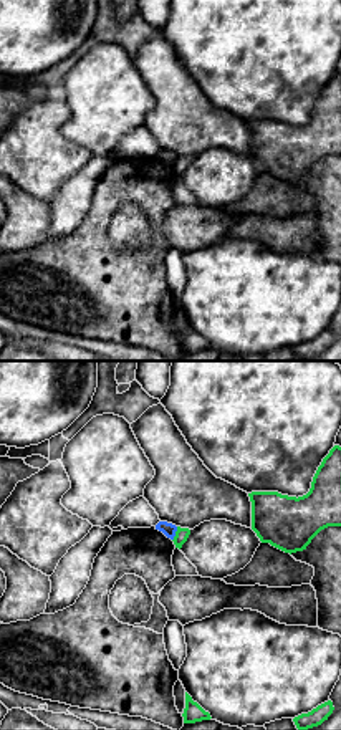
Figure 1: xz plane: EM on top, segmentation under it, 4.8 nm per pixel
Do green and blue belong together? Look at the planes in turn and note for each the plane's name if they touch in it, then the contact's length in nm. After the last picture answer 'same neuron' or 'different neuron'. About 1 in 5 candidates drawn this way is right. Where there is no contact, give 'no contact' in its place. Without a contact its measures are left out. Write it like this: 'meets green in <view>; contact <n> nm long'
meets green in xz; contact 80 nm long

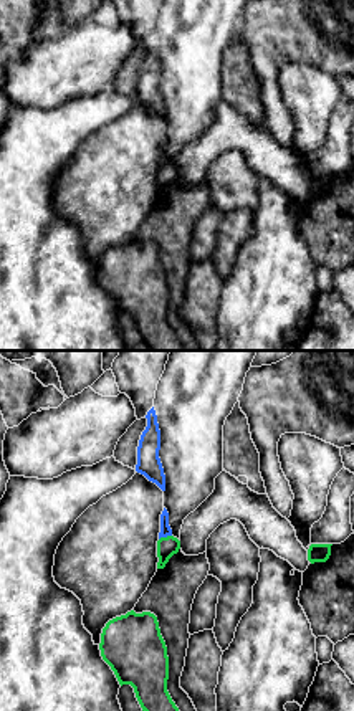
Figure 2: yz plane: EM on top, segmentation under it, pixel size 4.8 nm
meets green in yz; contact 70 nm long

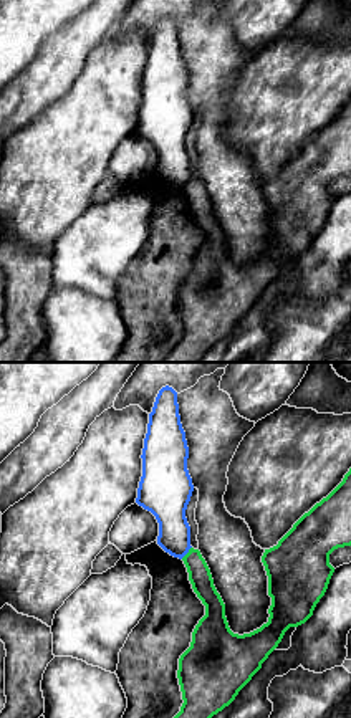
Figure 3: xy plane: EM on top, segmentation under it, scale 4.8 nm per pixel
meets green in xy; contact 80 nm long

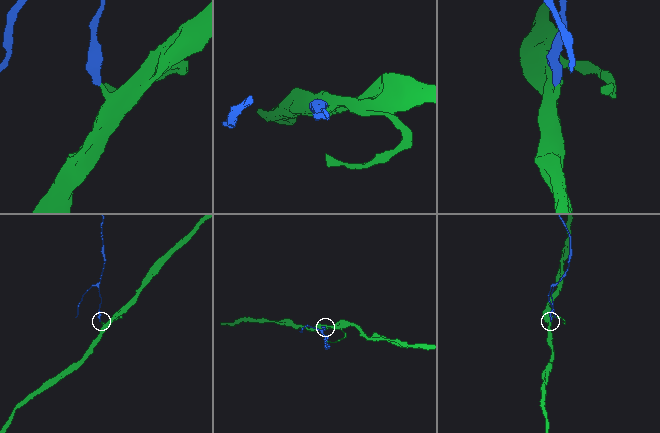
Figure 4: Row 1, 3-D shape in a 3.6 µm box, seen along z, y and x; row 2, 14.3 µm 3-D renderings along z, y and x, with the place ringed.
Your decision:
different neuron

